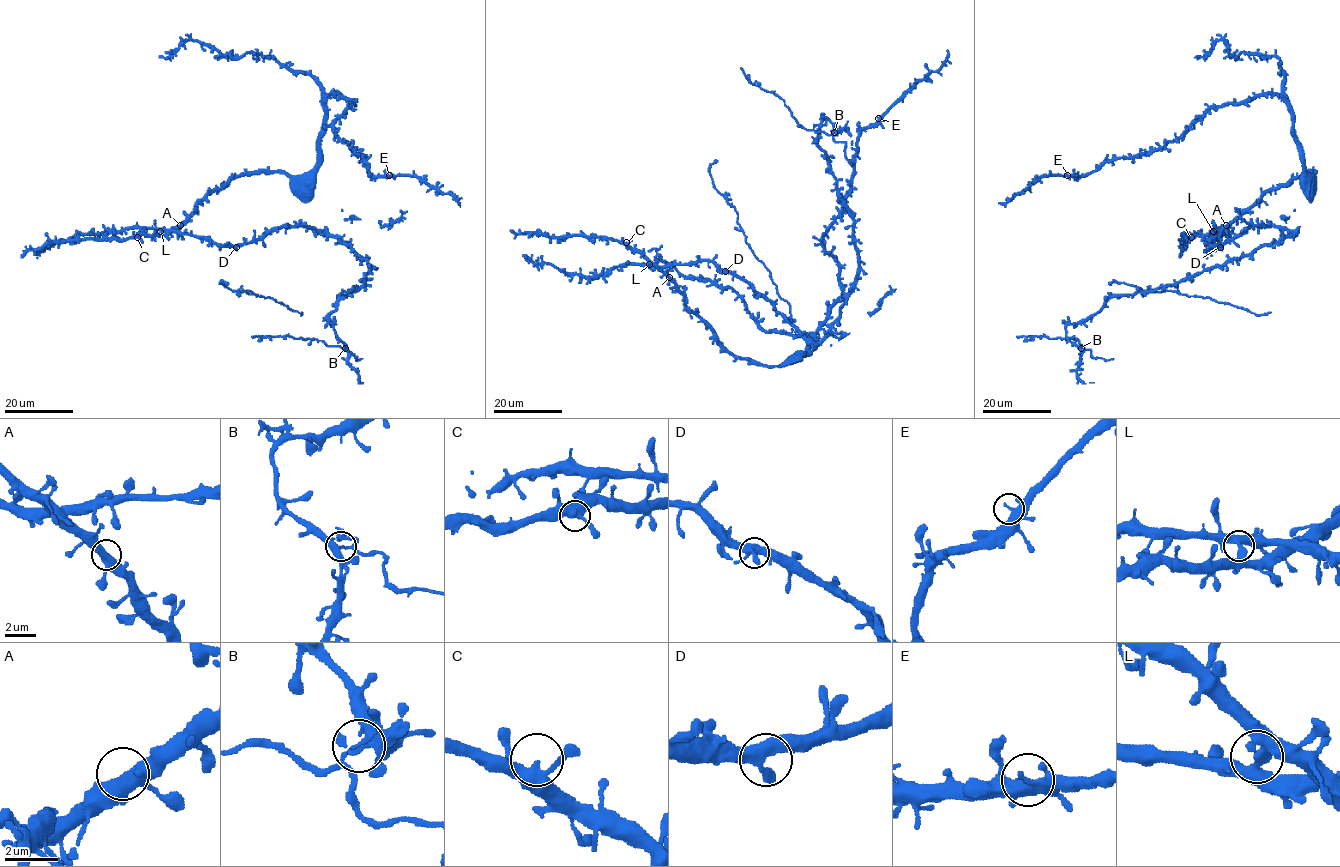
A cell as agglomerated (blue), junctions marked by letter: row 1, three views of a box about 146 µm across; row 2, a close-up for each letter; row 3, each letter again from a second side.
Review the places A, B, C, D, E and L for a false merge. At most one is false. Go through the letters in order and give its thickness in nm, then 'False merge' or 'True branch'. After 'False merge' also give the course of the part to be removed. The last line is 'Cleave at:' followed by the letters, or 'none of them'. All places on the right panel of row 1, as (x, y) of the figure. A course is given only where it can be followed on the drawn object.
A: Thickness 440 nm. True branch
B: Thickness 320 nm. False merge. Course of the part to remove: (1081, 348), (1084, 346), (1077, 339), (1017, 336)
C: Thickness 360 nm. True branch
D: Thickness 440 nm. True branch
E: Thickness 320 nm. True branch
L: Thickness 320 nm. True branch
Cleave at: B

